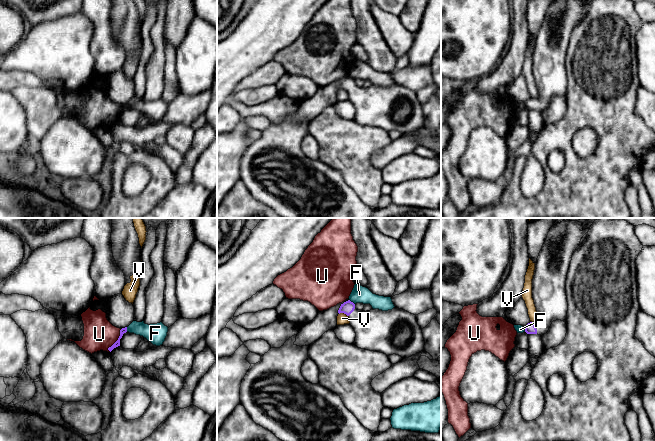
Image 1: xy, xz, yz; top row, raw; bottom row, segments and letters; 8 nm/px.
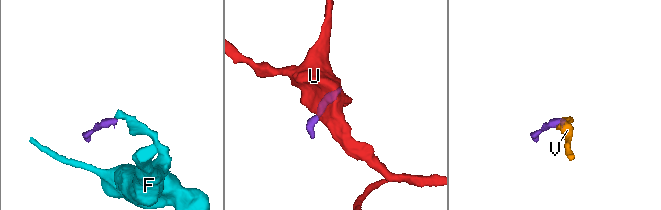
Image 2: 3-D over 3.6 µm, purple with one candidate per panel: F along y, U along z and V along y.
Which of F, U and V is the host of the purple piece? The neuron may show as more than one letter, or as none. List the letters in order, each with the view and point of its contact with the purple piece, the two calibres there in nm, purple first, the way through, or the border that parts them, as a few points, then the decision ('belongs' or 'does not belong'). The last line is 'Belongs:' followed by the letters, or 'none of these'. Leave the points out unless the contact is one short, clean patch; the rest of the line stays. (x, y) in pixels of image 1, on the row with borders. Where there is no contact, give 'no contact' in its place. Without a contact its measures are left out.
F: meets purple in xz at (352, 302); 100 nm thick on the purple side, 140 nm on the other; border along xz (349, 299), (354, 304); does not belong
U: meets purple in xy at (117, 340); 50 nm thick on the purple side, 260 nm on the other; border along xy (121, 329), (119, 337), (108, 348), (109, 351); does not belong
V: meets purple in xz at (344, 313); 100 nm thick on the purple side, 90 nm on the other; border along xz (339, 313), (345, 313), (348, 316); does not belong
Belongs: none of these

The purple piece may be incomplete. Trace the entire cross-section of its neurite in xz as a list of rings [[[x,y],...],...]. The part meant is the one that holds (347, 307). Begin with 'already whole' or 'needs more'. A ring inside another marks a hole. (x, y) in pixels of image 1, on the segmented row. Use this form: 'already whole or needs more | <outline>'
needs more | [[[350,300],[341,304],[338,313],[344,313],[349,317],[356,337],[354,345],[358,348],[389,355],[399,355],[408,358],[424,350],[425,341],[422,329],[418,325],[416,315],[403,309],[394,307],[392,310],[382,311],[371,309],[370,311],[358,310]]]

